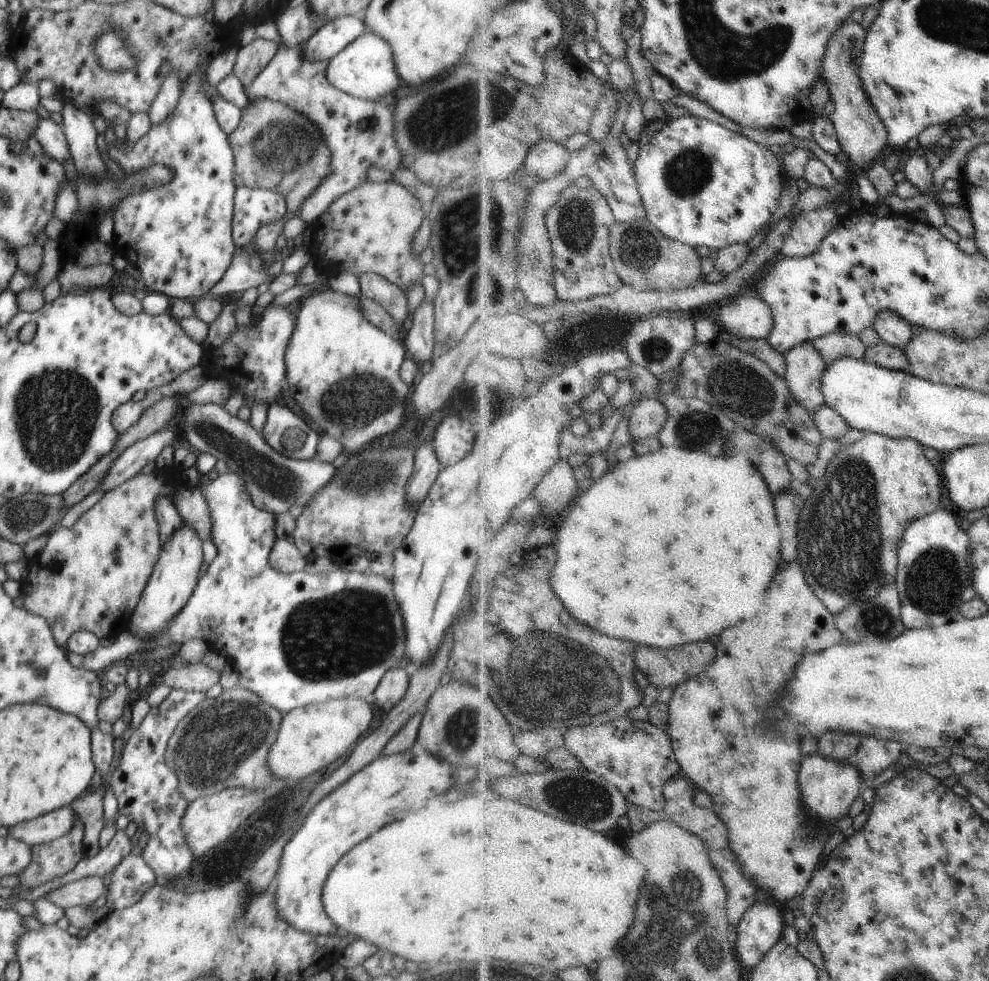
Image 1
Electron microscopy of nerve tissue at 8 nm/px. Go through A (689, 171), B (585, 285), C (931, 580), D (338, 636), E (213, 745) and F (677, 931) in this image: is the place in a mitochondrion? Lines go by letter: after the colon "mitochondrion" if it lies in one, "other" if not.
A: mitochondrion
B: other
C: mitochondrion
D: mitochondrion
E: mitochondrion
F: mitochondrion

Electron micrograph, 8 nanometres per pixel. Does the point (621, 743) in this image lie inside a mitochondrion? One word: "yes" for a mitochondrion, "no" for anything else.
no

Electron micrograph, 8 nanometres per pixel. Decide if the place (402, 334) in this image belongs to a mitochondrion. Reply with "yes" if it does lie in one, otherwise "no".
no

